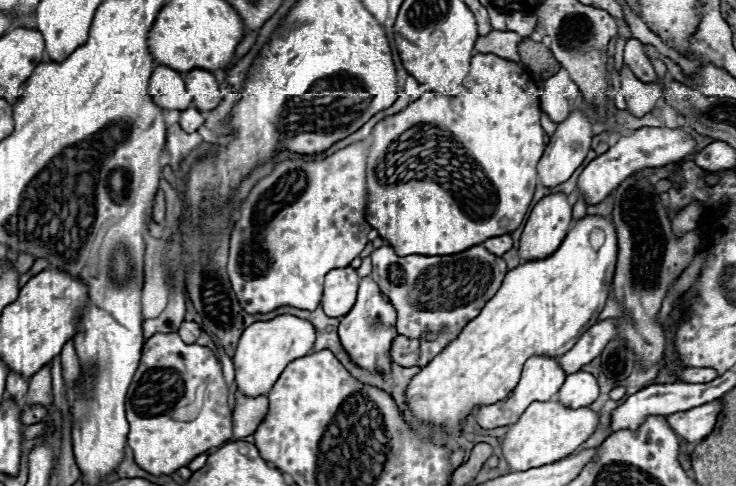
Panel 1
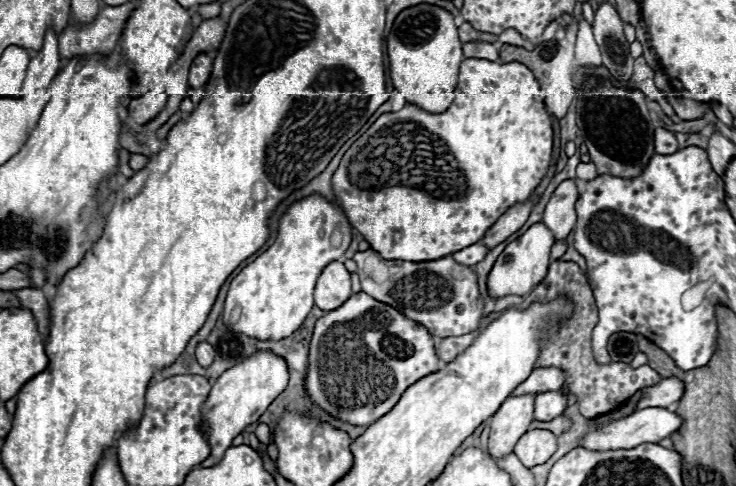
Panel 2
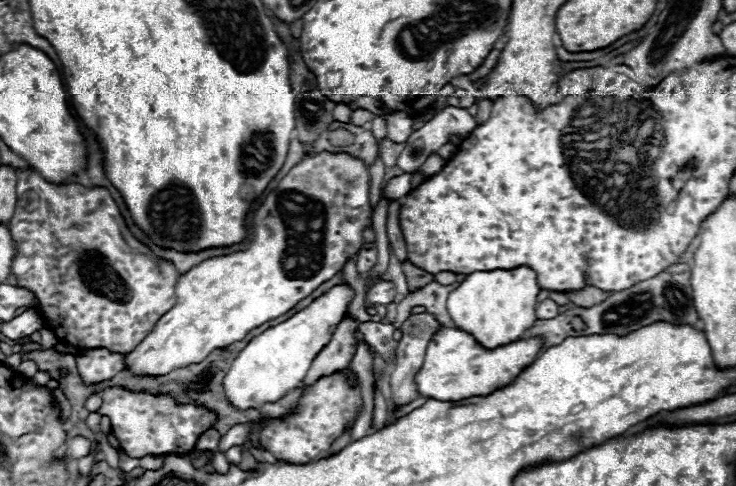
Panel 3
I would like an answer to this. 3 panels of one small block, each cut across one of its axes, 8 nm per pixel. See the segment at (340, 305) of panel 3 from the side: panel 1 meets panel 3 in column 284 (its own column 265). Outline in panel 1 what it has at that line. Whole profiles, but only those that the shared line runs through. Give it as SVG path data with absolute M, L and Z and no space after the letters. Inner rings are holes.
M290 314L276 316L272 320L258 320L250 324L240 338L240 344L234 354L234 368L236 368L236 384L238 390L246 396L262 396L268 394L278 376L284 368L294 362L296 358L306 356L316 340L316 328L312 322L304 318L296 318Z

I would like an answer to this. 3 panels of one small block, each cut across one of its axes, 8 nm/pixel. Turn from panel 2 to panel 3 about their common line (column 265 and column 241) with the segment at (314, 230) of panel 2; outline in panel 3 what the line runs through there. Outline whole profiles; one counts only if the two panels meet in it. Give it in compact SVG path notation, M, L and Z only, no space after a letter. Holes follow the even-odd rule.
M318 152L296 164L254 212L254 238L248 250L204 260L178 278L174 286L178 302L158 320L154 330L132 352L124 354L126 370L134 376L162 376L178 366L202 362L214 348L226 348L232 342L242 340L252 328L294 308L296 302L340 272L348 258L358 252L362 244L362 230L370 226L372 216L368 188L368 168L348 154Z

